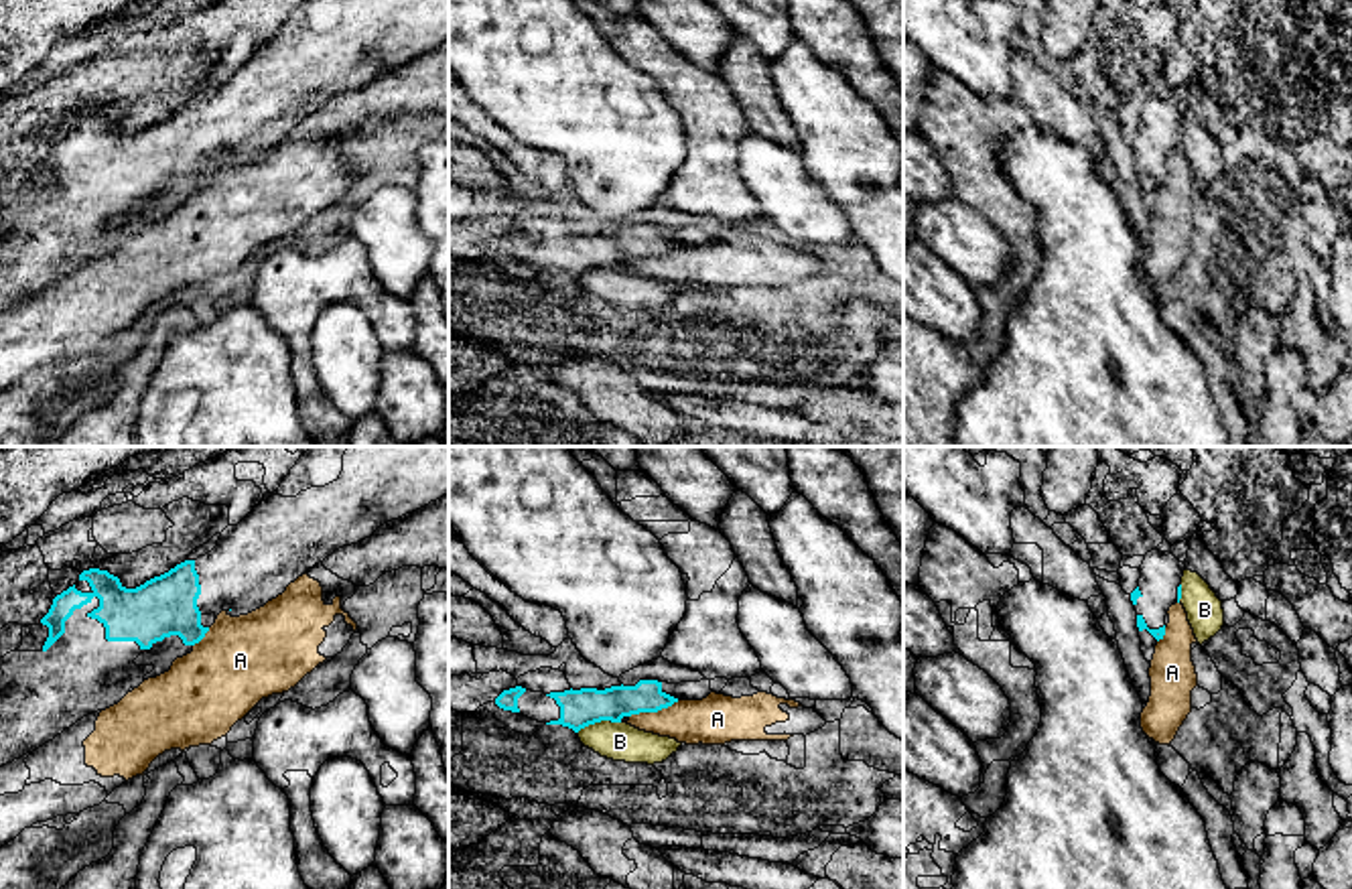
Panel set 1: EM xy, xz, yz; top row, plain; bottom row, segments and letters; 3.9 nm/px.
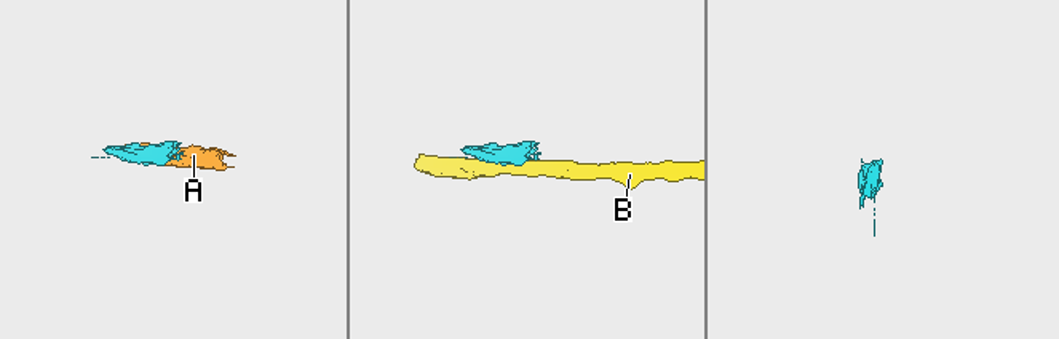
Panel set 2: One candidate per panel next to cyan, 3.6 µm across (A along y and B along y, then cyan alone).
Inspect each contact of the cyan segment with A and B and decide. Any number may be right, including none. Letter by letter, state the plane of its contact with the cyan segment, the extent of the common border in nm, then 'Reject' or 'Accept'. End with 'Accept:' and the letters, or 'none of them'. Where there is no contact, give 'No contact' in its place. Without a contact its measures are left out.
A: Touches cyan in xz. Shared border 220 nm. Reject
B: Touches cyan in xz. Shared border 180 nm. Reject
Accept: none of them

